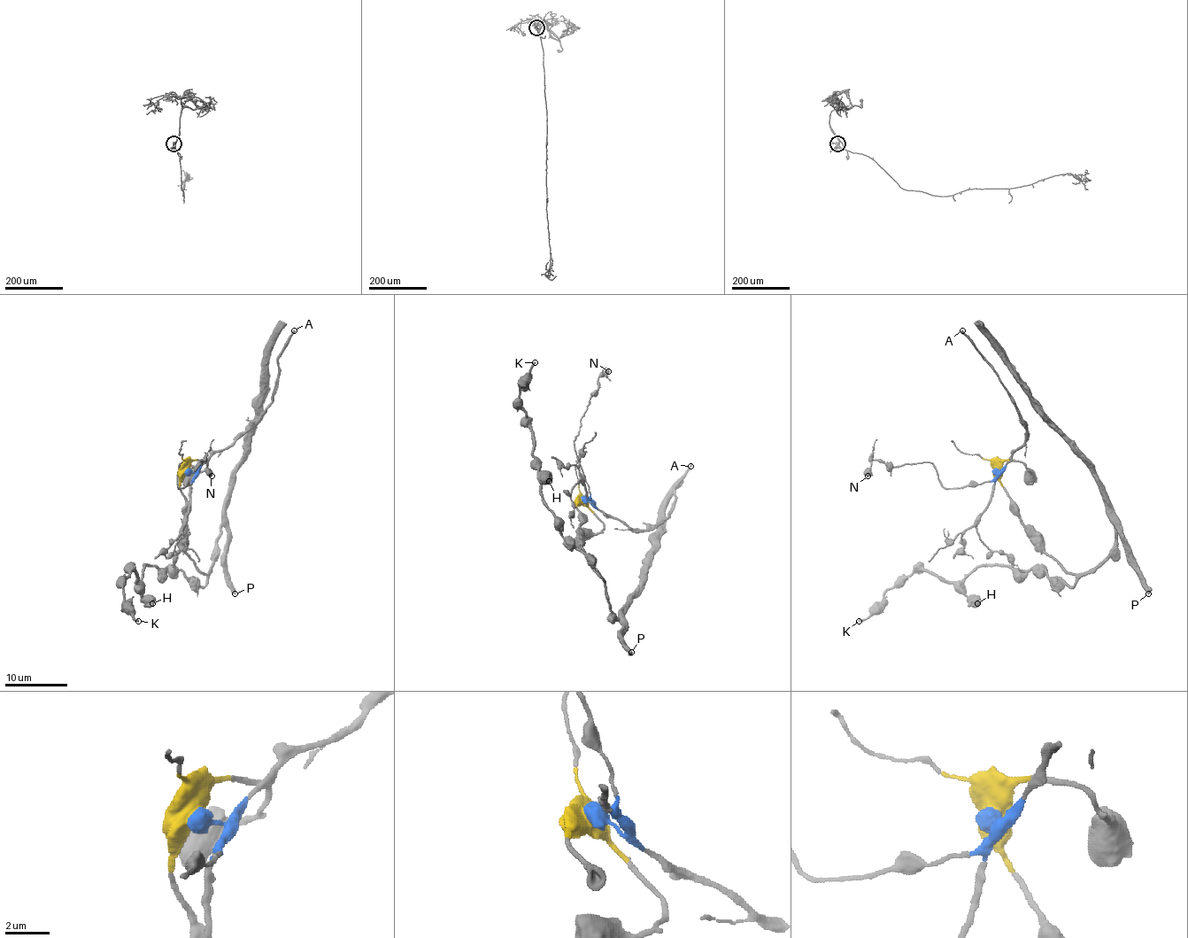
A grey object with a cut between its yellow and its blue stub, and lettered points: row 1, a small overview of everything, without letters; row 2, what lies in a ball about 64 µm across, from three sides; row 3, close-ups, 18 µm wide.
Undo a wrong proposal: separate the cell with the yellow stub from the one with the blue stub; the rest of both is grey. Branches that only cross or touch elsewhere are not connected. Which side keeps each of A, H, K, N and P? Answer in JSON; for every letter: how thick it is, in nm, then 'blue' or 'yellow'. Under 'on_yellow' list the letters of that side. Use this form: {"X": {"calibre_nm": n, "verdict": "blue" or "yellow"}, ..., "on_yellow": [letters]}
{"A": {"calibre_nm": 240, "verdict": "blue"}, "H": {"calibre_nm": 750, "verdict": "yellow"}, "K": {"calibre_nm": 260, "verdict": "yellow"}, "N": {"calibre_nm": 700, "verdict": "blue"}, "P": {"calibre_nm": 460, "verdict": "yellow"}, "on_yellow": ["H", "K", "P"]}

